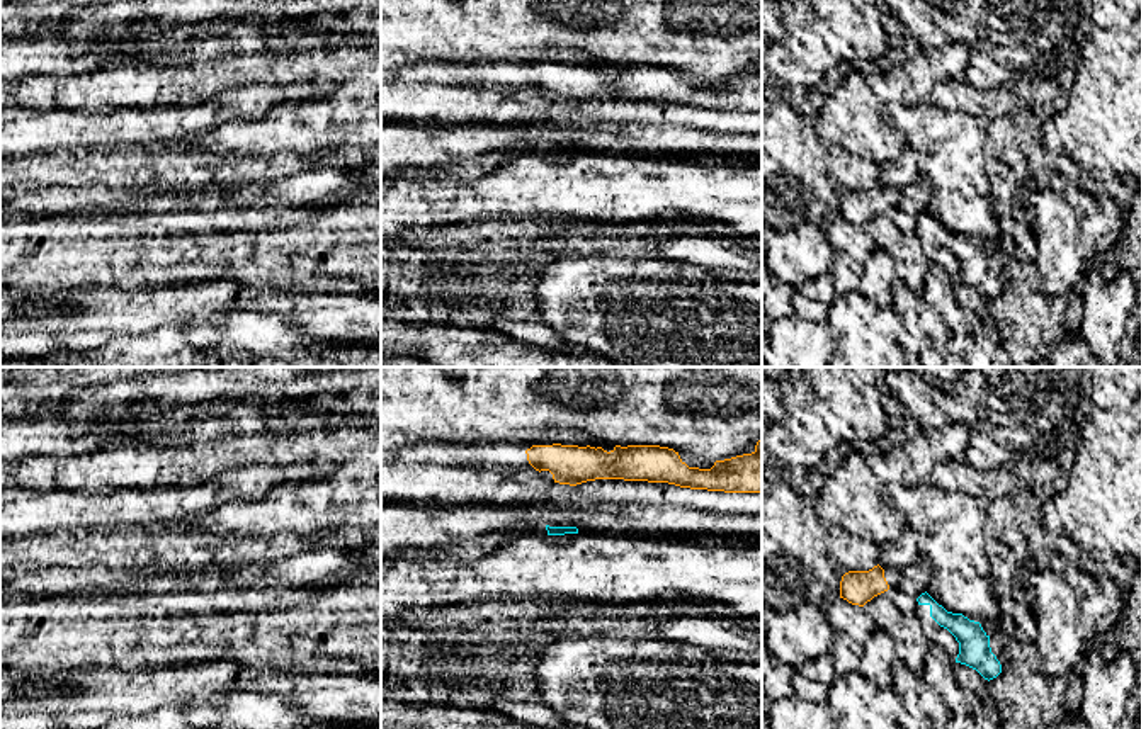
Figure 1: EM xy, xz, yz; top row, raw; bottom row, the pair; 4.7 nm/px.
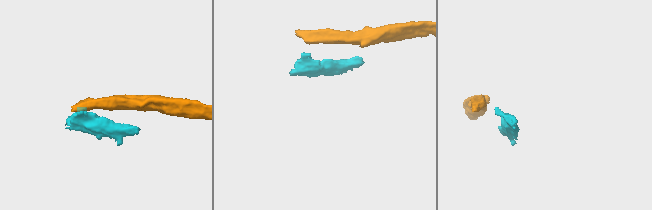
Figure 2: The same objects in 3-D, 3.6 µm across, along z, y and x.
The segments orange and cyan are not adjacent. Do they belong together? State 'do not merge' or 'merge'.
do not merge

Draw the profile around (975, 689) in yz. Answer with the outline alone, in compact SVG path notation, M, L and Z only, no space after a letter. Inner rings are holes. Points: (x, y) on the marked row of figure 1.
M954 663L954 675L962 690L968 712L981 712L991 721L1000 722L998 709L990 695L988 680L985 680L976 670L961 663Z

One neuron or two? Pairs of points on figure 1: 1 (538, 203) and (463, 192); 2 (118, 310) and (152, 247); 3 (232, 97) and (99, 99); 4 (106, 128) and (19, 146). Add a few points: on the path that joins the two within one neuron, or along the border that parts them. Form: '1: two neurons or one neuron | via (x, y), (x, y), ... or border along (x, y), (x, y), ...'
1: one neuron | via (519, 196), (482, 196)
2: two neurons | border along (167, 286), (87, 289)
3: two neurons | border along (252, 87), (220, 92), (193, 104), (174, 106)
4: one neuron | via (84, 131), (41, 133)

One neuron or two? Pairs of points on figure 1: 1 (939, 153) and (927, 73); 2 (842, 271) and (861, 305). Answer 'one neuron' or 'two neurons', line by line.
1: two neurons
2: two neurons

